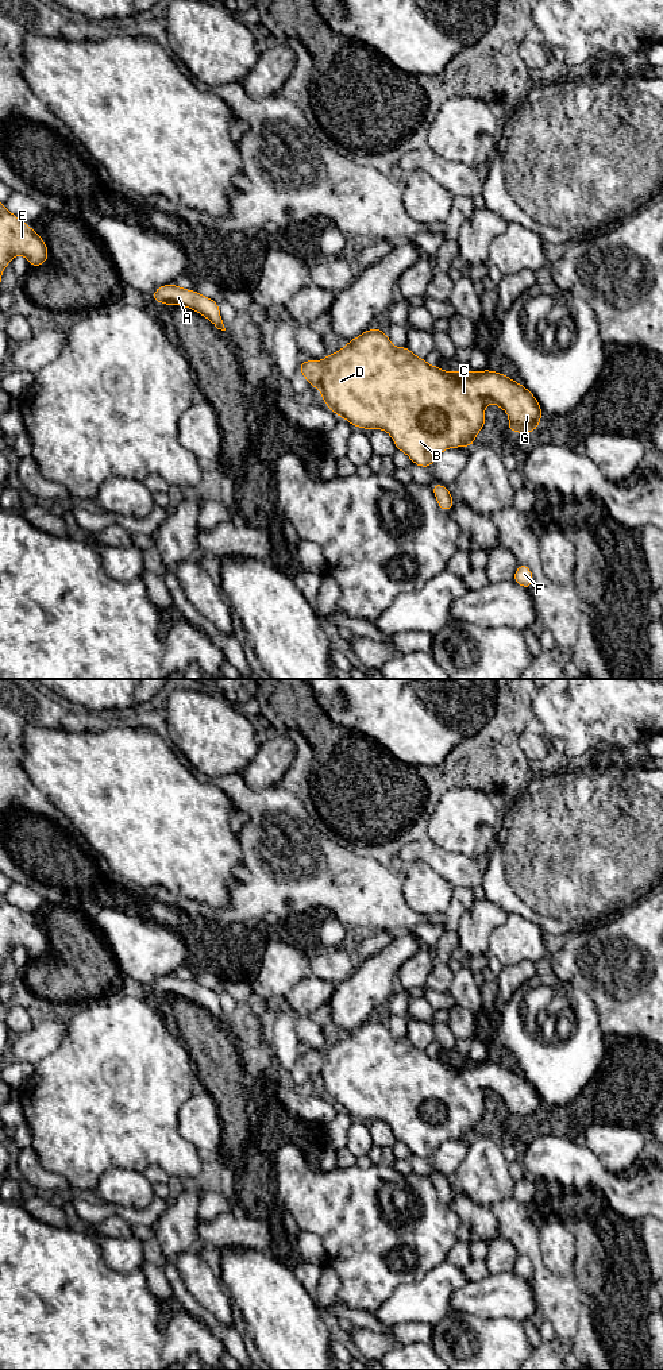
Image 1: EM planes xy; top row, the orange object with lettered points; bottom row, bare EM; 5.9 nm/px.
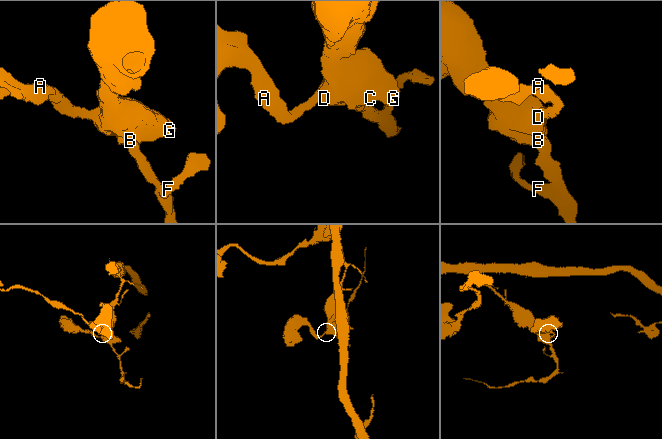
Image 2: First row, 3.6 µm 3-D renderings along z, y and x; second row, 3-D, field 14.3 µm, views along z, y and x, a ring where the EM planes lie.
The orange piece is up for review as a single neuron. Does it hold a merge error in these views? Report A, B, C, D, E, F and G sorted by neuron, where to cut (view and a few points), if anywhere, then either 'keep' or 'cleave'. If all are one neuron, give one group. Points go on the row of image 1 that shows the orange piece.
A B C D E F G; no cut; keep

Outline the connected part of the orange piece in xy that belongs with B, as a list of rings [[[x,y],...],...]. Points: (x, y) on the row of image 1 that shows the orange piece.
[[[381,328],[366,329],[321,362],[300,362],[298,371],[312,389],[320,389],[321,400],[338,417],[365,431],[386,431],[397,451],[424,468],[431,467],[448,448],[474,445],[477,435],[486,425],[485,406],[489,402],[508,413],[510,420],[506,427],[514,433],[535,432],[543,417],[536,397],[508,375],[489,368],[444,371],[416,356],[406,346],[394,347]]]

